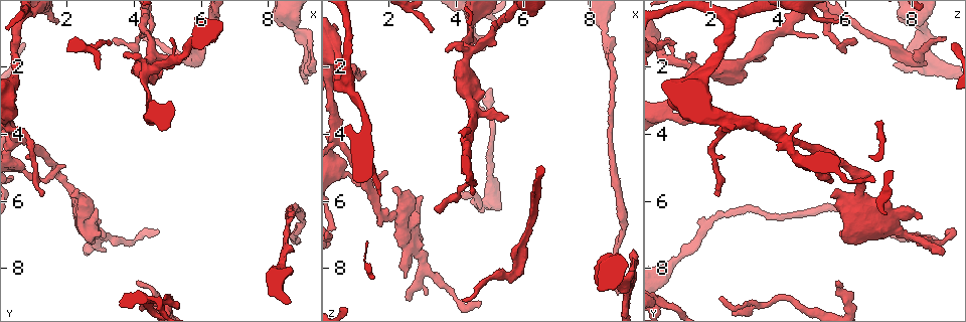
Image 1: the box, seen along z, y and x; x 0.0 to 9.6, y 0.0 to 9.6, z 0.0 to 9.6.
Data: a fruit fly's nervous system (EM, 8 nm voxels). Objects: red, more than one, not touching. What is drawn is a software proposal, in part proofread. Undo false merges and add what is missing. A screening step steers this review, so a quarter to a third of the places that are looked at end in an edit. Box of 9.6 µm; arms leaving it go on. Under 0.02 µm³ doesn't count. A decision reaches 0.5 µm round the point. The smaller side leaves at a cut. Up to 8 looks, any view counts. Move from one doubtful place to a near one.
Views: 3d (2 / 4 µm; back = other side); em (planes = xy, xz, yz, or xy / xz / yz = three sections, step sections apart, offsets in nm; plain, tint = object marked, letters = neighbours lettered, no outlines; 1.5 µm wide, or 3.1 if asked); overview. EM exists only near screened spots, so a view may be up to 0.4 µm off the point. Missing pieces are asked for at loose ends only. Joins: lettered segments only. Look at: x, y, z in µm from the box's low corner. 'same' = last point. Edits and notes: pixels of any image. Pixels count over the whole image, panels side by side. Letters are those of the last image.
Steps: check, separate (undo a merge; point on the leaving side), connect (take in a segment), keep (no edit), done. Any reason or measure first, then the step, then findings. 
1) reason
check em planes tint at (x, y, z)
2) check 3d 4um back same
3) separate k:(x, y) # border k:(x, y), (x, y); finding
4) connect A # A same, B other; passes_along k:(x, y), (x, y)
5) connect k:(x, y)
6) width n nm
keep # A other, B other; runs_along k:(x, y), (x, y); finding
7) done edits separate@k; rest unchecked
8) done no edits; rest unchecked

check 3d 2um at (2.65, 7.65, 8.85)

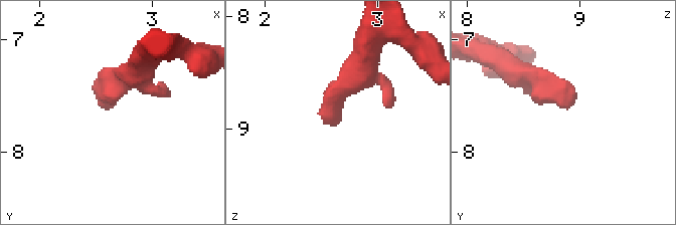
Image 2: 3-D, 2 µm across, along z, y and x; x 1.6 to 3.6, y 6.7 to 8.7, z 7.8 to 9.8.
check em planes letters at (2.56, 7.60, 8.90)

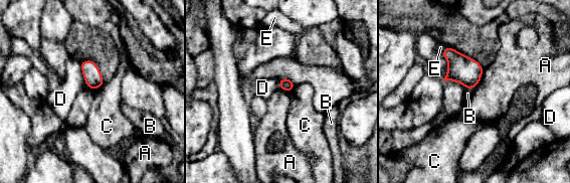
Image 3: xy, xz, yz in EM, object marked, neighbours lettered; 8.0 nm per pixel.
longest_contact D 190 nm
keep # A other, B other, C other, D other, E other; border 3:(79, 62), (85, 84); no lettered segment goes on from it

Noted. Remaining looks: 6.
tapers out
check em planes tint at (4.70, 6.85, 9.05)

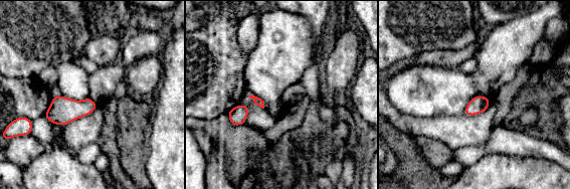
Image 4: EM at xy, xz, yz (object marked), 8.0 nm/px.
check em planes letters same

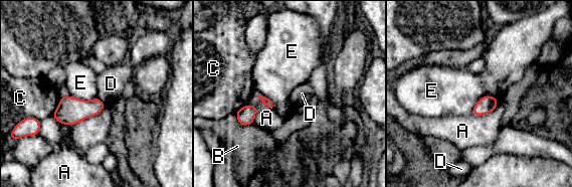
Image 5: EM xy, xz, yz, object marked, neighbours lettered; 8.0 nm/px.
keep # A other, B other, C other, D other, E other; border 5:(97, 97), (106, 104); none of them fits

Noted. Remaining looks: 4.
check em planes letters at (8.90, 7.15, 8.75)

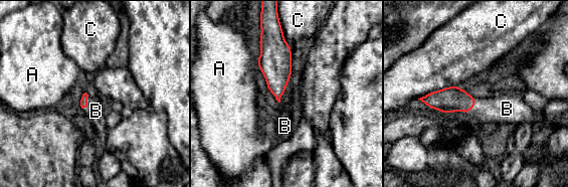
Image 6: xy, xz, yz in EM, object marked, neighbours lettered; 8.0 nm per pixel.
connect B # A other, B same, C other; it goes on there

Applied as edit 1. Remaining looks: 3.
done edits connect@6; rest unchecked

